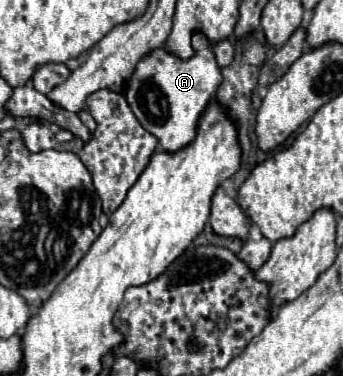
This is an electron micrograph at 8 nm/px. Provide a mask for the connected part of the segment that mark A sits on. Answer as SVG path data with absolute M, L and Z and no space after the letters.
M194 34L192 46L196 48L196 54L190 60L180 60L168 54L164 48L150 52L136 64L132 80L126 88L126 100L142 128L156 136L160 148L170 154L194 142L200 116L216 98L222 84L220 68L208 40L204 40L200 34Z

